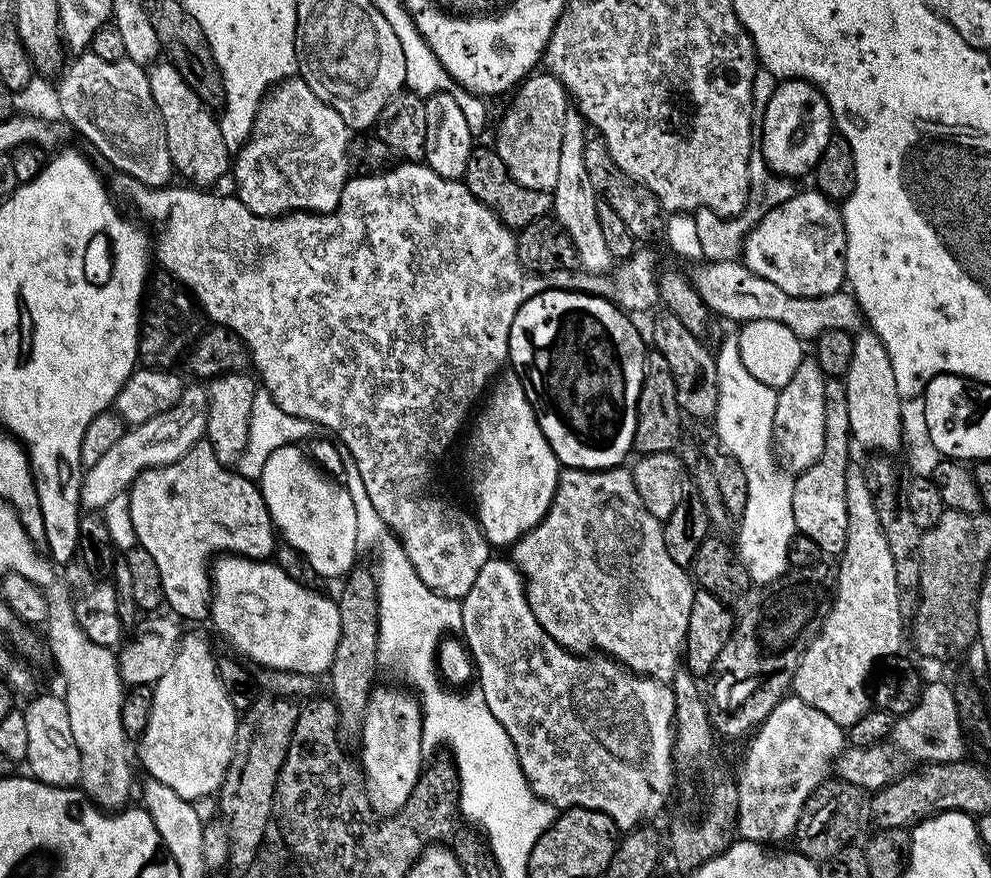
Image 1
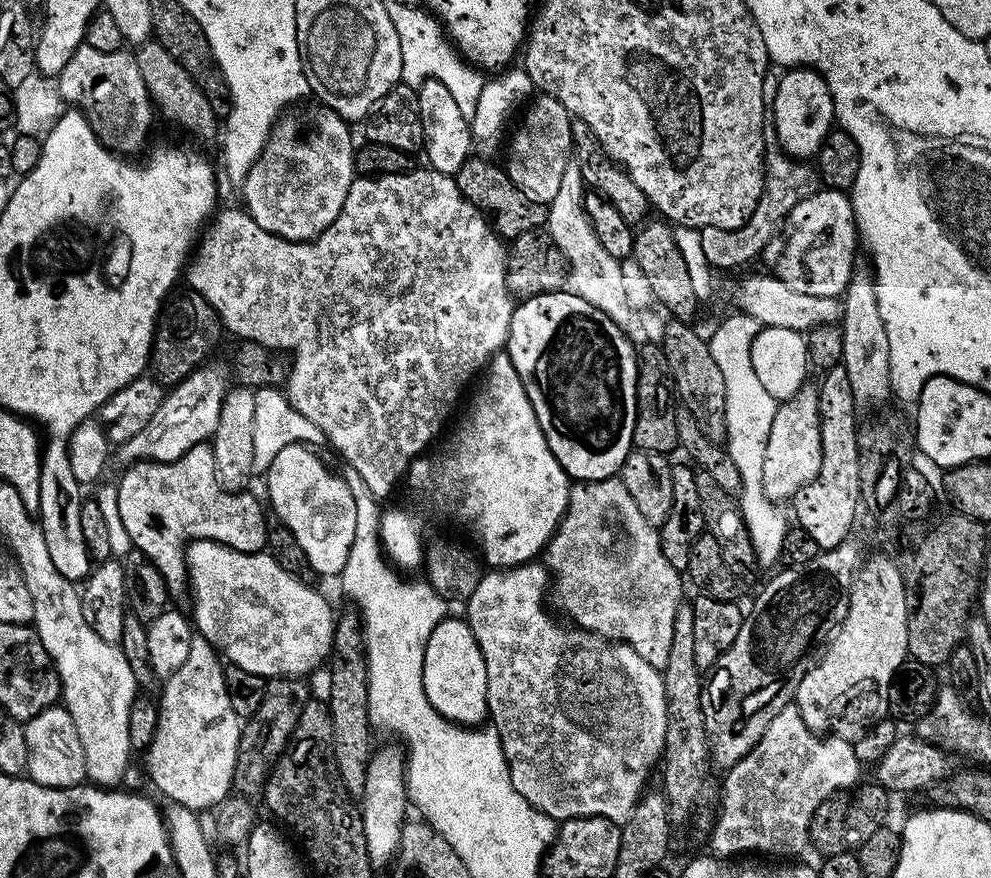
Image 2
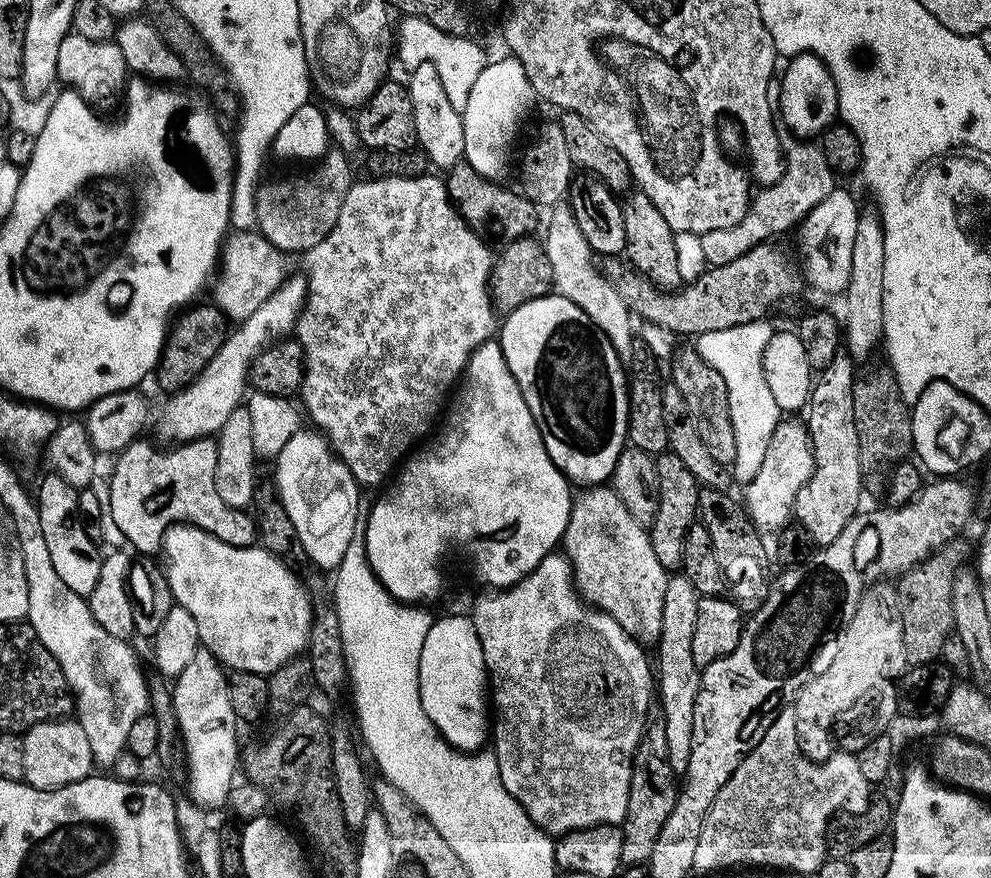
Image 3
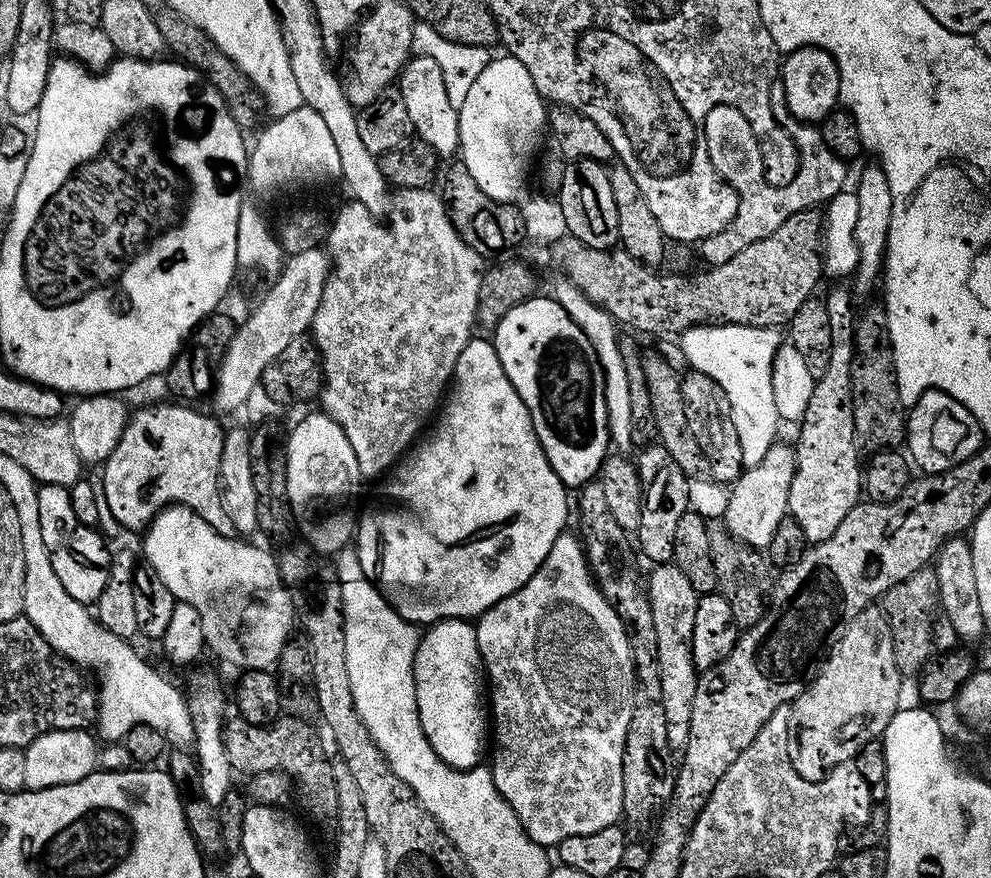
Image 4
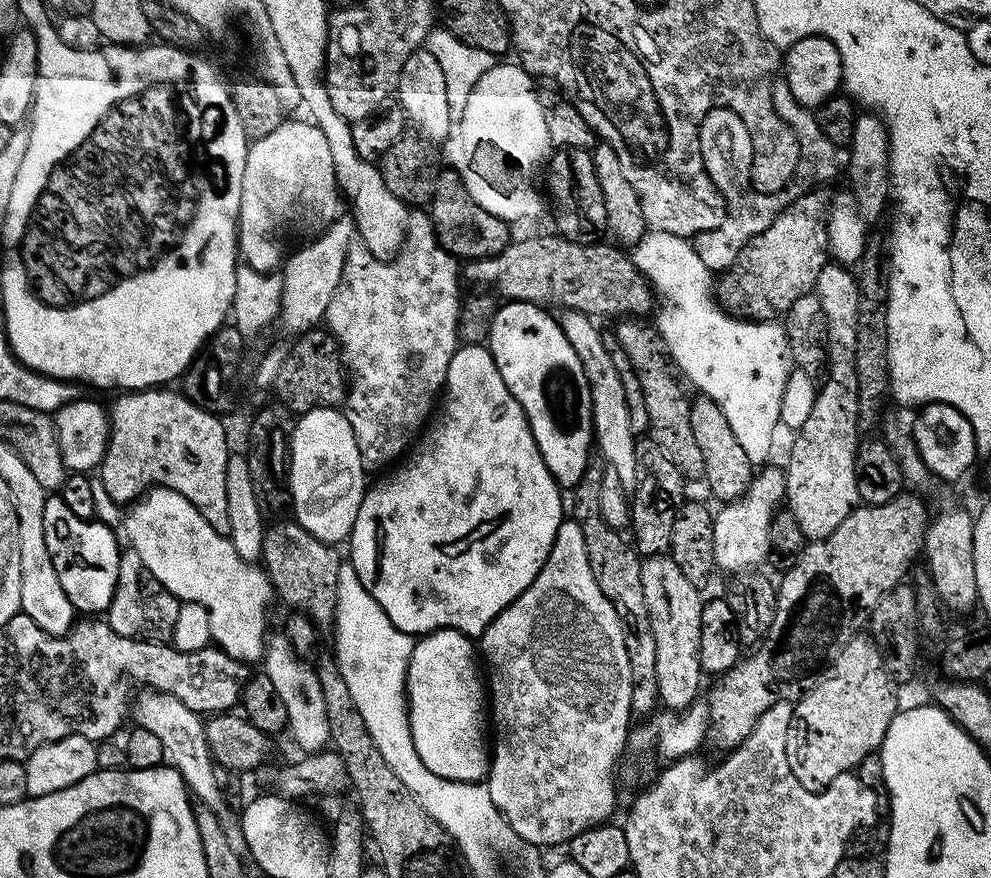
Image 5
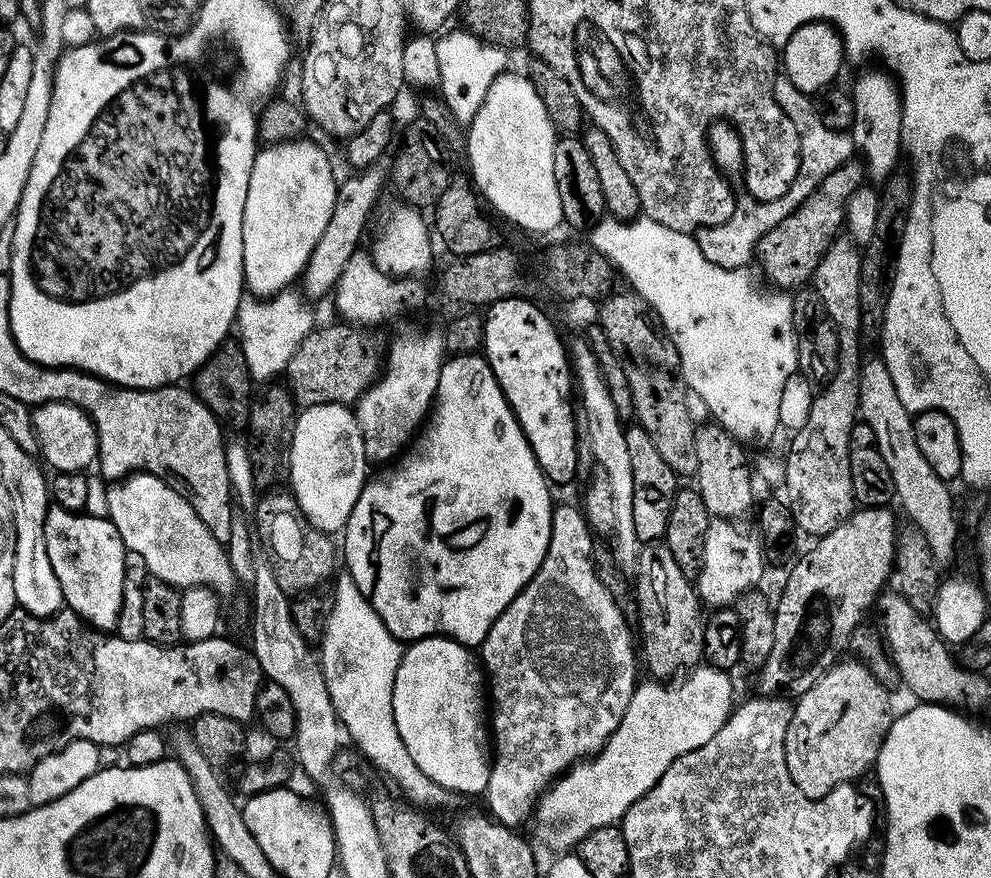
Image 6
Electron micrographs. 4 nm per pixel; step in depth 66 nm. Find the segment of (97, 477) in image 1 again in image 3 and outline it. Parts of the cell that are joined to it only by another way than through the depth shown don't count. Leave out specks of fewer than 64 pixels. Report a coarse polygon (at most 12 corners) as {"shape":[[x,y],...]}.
{"shape":[[307,279],[229,331],[206,370],[167,397],[167,443],[217,435],[241,407],[262,349],[295,329]]}

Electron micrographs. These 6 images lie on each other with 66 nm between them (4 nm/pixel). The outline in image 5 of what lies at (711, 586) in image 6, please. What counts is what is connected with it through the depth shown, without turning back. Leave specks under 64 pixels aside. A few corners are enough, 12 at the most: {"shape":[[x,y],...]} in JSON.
{"shape":[[765,465],[713,515],[721,571],[761,567],[785,476]]}

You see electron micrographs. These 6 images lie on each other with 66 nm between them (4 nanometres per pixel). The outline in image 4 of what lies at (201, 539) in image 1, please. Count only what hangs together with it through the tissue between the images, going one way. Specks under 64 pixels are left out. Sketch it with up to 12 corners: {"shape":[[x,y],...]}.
{"shape":[[184,402],[140,408],[102,465],[119,527],[219,500],[225,429]]}

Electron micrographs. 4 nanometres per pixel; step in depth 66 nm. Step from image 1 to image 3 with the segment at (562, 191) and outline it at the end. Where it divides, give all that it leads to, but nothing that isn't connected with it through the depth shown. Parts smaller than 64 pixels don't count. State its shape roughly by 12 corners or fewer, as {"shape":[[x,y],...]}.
{"shape":[[551,209],[542,236],[552,283],[618,350],[634,339],[630,309],[572,209]]}

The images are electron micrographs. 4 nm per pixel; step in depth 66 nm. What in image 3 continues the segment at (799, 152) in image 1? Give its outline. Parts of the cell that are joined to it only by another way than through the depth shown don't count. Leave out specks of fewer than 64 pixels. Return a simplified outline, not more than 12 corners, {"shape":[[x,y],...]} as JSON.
{"shape":[[812,52],[780,77],[779,119],[816,138],[837,119],[830,70]]}

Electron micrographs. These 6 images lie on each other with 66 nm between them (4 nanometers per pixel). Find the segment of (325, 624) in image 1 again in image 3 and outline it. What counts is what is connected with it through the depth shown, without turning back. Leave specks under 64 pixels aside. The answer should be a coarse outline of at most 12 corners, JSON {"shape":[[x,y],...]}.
{"shape":[[192,524],[164,533],[173,601],[225,669],[270,675],[312,633],[291,567]]}

